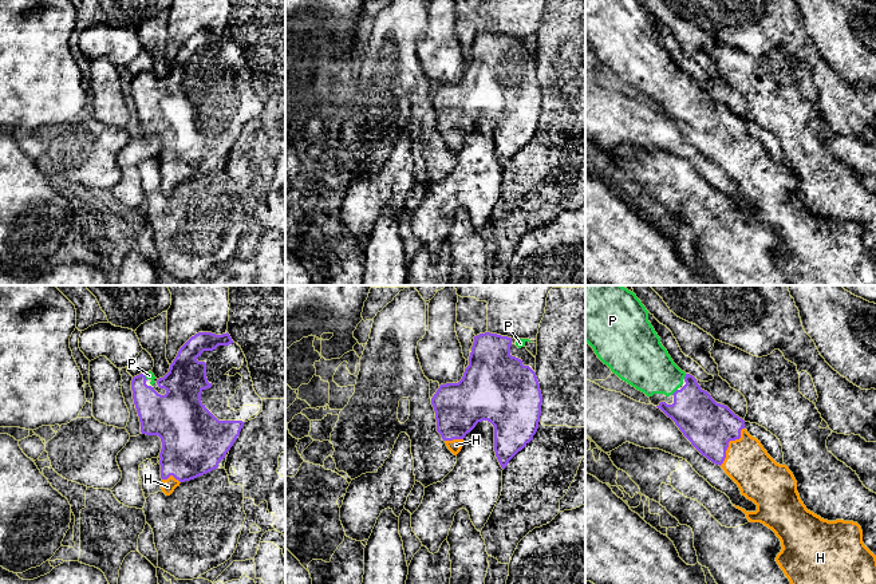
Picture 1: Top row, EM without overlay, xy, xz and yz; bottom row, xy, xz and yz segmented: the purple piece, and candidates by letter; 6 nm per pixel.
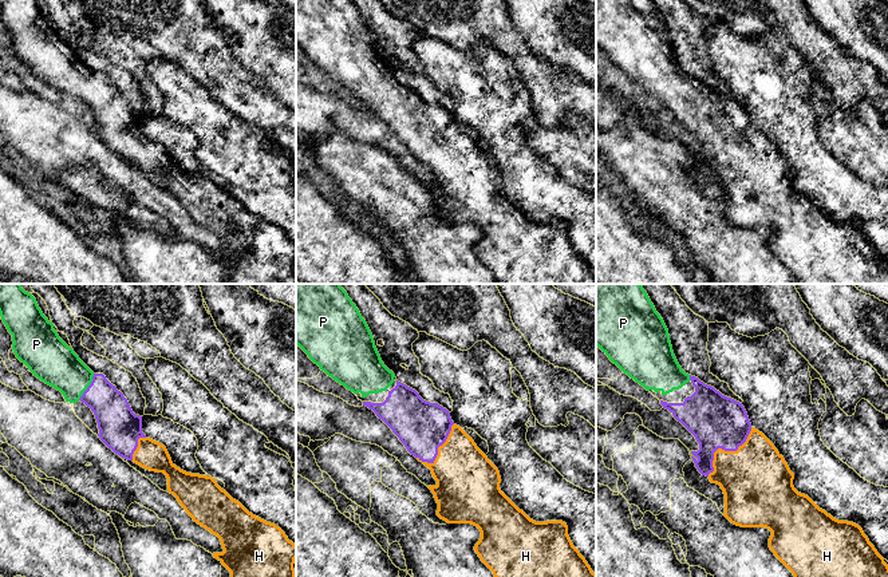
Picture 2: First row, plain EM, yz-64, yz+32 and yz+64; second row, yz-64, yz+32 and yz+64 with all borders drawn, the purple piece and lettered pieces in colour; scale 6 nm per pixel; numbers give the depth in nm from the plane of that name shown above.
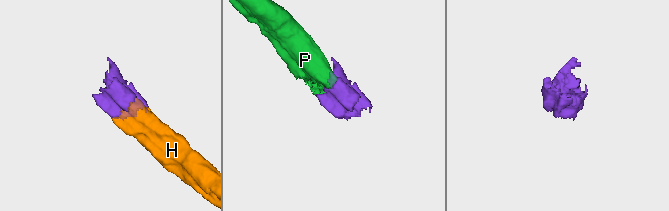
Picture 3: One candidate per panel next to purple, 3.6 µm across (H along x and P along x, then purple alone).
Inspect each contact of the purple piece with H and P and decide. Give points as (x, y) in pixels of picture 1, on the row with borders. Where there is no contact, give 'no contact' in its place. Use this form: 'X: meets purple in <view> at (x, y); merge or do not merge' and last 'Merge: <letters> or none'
H: meets purple in yz at (727, 444); merge
P: meets purple in yz at (675, 391); merge
Merge: H, P

